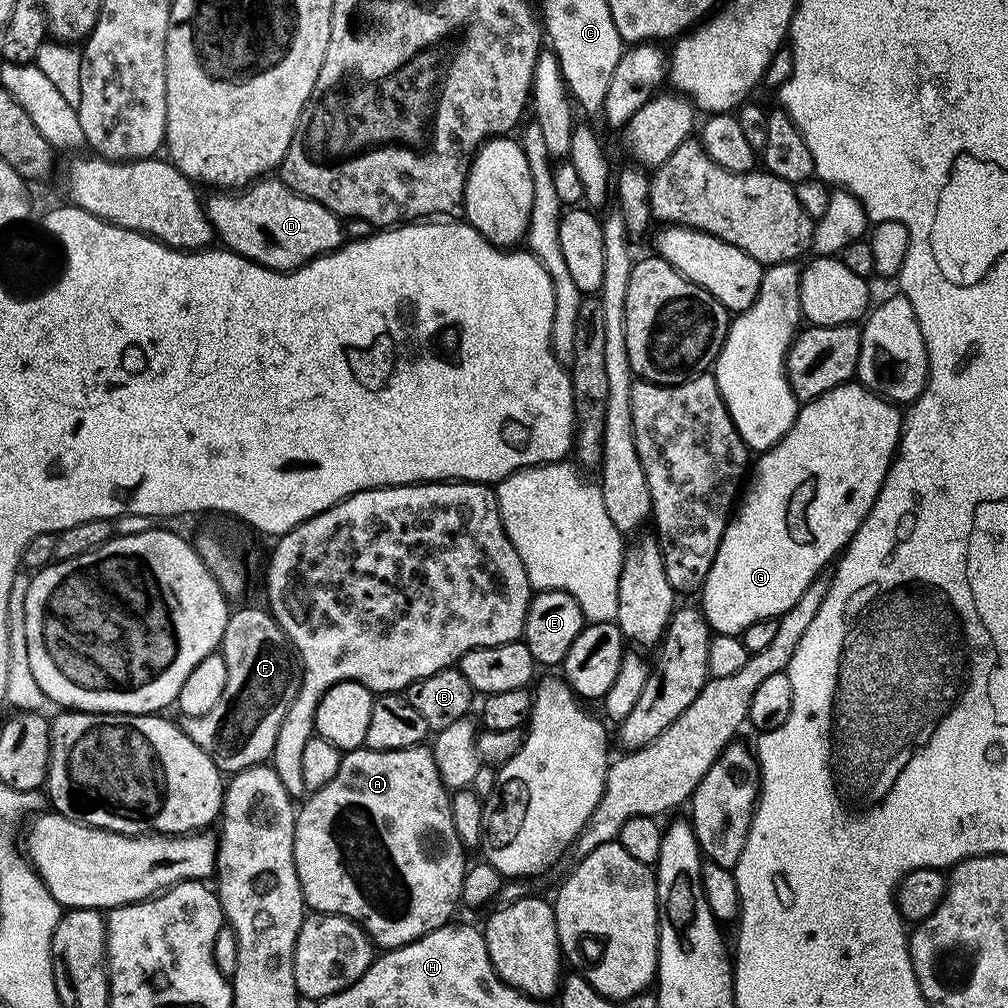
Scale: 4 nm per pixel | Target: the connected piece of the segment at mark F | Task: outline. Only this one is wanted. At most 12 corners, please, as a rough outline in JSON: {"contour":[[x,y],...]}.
{"contour":[[240,608],[214,710],[180,716],[221,773],[263,765],[300,689],[272,613]]}

